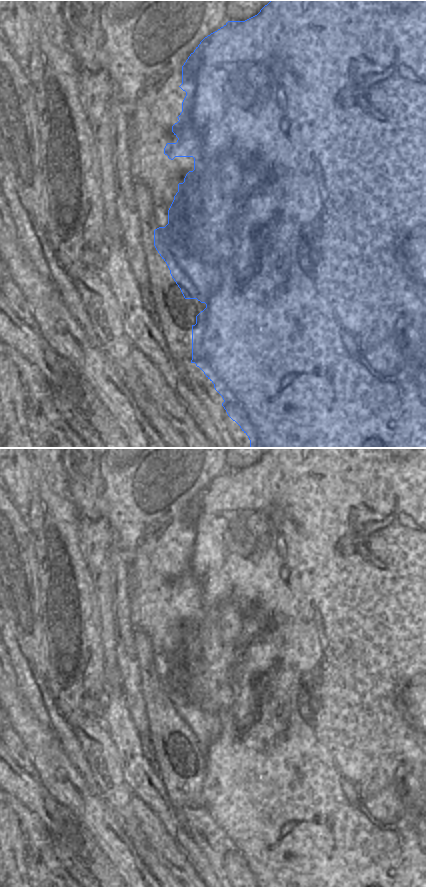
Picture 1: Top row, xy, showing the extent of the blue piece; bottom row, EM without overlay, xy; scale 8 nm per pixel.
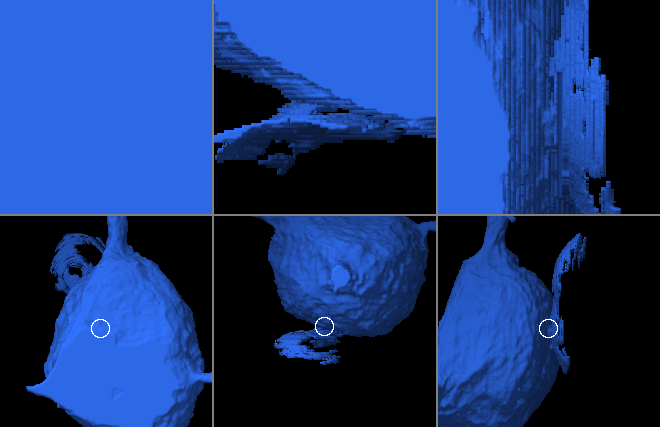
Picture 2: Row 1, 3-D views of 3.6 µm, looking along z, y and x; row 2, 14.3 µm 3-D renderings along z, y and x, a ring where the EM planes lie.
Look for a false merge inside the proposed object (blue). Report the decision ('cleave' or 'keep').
cleave

